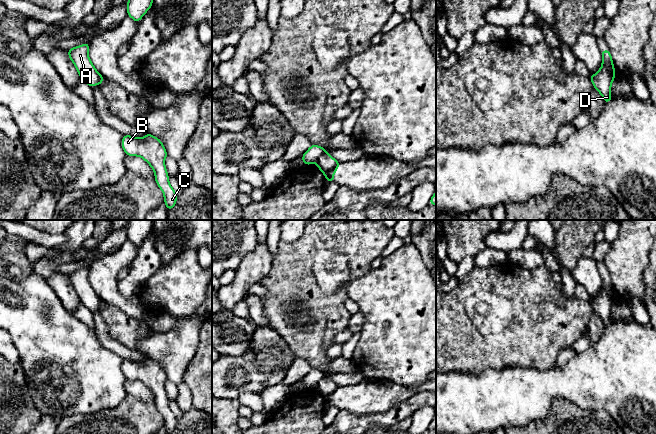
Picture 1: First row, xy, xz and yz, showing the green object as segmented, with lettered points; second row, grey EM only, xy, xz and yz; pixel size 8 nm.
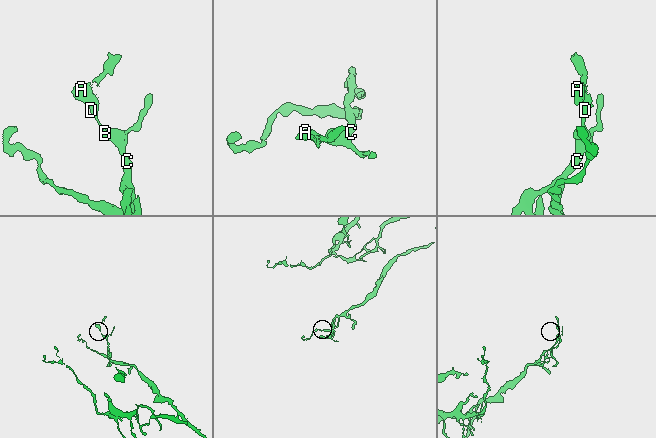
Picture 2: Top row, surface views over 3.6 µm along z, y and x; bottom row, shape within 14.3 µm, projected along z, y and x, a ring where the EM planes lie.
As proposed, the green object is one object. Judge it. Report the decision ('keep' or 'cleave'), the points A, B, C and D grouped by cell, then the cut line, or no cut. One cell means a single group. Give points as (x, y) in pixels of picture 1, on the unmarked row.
cleave; A / B C D; cut in xz along (338, 386), (323, 396)

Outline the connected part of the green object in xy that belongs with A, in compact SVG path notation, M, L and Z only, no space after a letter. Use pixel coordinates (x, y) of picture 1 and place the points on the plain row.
M89 266L80 270L70 272L67 276L70 284L74 287L81 304L90 311L99 308L100 298L93 290L89 279Z

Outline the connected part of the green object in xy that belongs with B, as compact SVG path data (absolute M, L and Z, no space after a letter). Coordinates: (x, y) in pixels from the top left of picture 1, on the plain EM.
M148 357L143 362L123 359L122 373L127 380L139 380L152 391L155 405L163 416L167 434L174 432L177 418L169 407L168 396L164 388L167 376L160 363Z

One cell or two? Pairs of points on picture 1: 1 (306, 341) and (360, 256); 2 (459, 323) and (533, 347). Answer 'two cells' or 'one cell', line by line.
1: one cell
2: one cell

